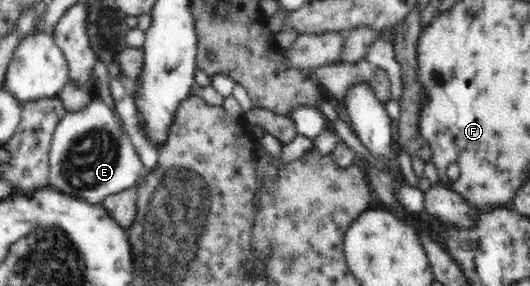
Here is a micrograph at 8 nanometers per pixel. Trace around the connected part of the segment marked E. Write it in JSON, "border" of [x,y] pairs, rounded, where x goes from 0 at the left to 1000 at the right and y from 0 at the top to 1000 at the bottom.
{"border":[[[177,329],[175,343],[177,353],[160,385],[125,399],[113,434],[108,434],[94,503],[91,643],[130,685],[191,717],[202,685],[225,678],[228,668],[257,650],[272,598],[272,577],[257,538],[245,479],[223,434],[223,413],[215,406],[215,392],[183,332]]]}

